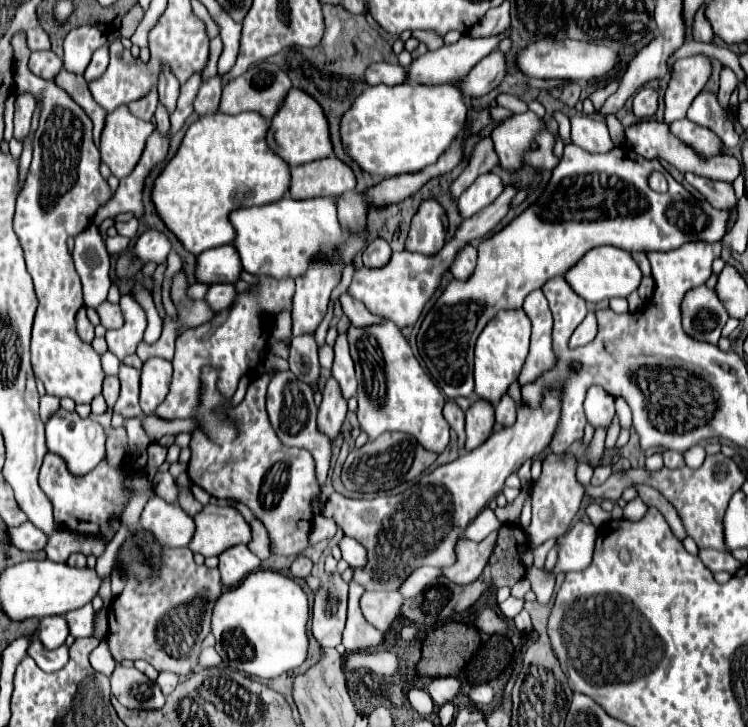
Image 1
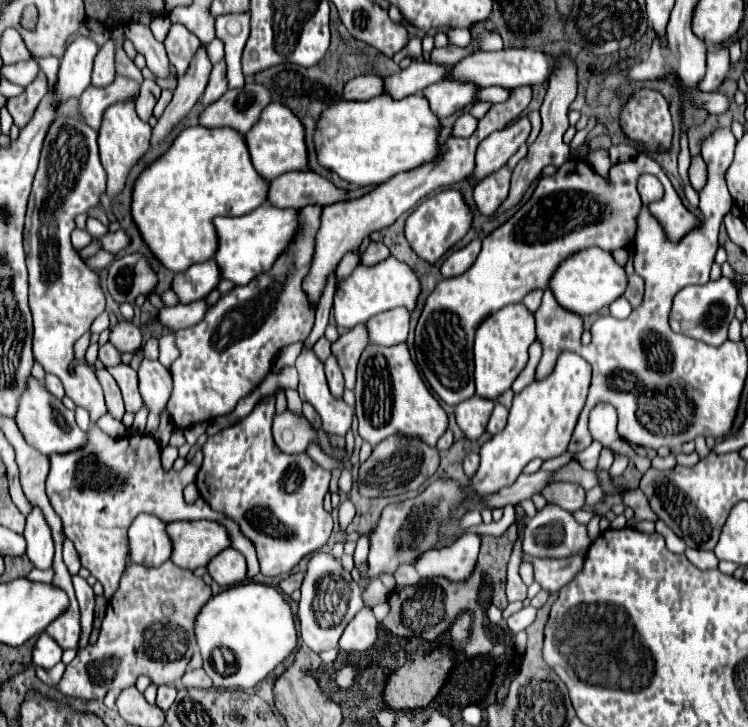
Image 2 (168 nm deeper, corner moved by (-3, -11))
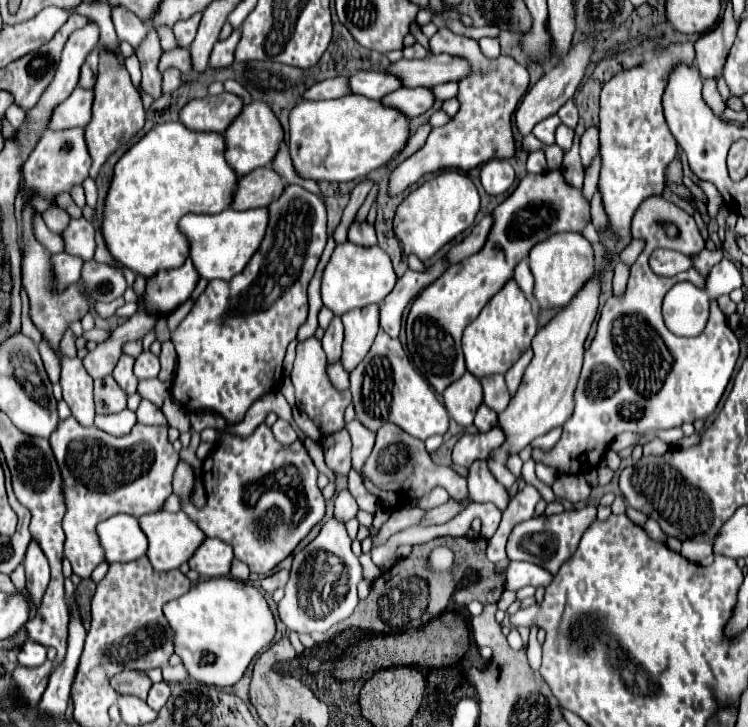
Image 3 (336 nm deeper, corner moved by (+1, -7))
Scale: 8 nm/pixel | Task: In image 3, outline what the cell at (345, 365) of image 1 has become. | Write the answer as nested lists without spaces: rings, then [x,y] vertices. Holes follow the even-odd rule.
[[[378,304],[368,308],[356,308],[342,316],[344,322],[344,346],[342,346],[342,364],[350,372],[360,360],[368,354],[374,336],[378,332]]]

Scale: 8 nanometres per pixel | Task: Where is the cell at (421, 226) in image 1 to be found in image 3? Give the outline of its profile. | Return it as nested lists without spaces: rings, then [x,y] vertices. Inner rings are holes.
[[[442,172],[416,190],[412,190],[398,206],[394,216],[394,232],[404,242],[404,252],[416,254],[422,262],[432,258],[444,244],[474,224],[480,210],[480,196],[474,182],[464,172]]]

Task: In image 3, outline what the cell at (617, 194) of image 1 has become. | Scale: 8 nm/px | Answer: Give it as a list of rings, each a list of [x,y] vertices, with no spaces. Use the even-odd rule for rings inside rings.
[[[550,170],[546,174],[526,174],[516,186],[516,190],[494,210],[494,226],[484,248],[464,258],[462,262],[452,264],[436,282],[432,282],[430,286],[422,290],[422,294],[412,302],[412,308],[406,320],[406,338],[408,338],[406,346],[418,372],[432,384],[432,388],[438,394],[442,394],[446,386],[450,386],[464,374],[466,366],[464,366],[464,354],[462,354],[462,342],[460,342],[462,332],[480,314],[484,304],[506,284],[516,264],[528,256],[534,244],[546,240],[548,234],[580,232],[588,220],[590,220],[590,204],[582,198],[580,190],[566,186],[560,170]]]

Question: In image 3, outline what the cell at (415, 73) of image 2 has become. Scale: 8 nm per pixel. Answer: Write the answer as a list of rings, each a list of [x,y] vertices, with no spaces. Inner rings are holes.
[[[358,72],[348,78],[348,84],[352,88],[352,94],[366,96],[370,100],[380,100],[386,94],[400,88],[400,80],[386,72]]]

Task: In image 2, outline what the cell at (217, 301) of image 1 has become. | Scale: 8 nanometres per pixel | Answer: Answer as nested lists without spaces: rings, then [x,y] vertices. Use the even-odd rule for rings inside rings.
[[[196,300],[192,304],[178,304],[178,306],[172,306],[172,308],[162,308],[160,314],[158,314],[158,320],[168,330],[190,328],[190,326],[196,326],[200,320],[204,320],[206,310],[208,310],[208,302]]]

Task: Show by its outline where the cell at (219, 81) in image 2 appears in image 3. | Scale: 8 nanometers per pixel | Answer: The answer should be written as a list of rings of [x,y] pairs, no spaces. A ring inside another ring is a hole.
[[[240,28],[234,30],[226,40],[218,40],[212,54],[210,54],[210,66],[220,68],[220,66],[230,66],[234,60],[234,50],[240,40]]]

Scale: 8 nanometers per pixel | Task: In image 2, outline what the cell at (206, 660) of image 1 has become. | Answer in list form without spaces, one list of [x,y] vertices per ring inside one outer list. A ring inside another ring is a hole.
[[[202,668],[186,672],[186,674],[184,674],[184,678],[182,678],[182,684],[184,684],[187,688],[195,687],[207,689],[213,687],[211,678]]]

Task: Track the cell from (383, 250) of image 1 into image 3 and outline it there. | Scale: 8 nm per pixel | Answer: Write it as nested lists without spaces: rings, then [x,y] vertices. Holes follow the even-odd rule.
[[[354,220],[348,228],[348,240],[354,244],[360,244],[360,246],[376,246],[378,238],[376,238],[372,224],[368,224],[366,220],[364,222]]]

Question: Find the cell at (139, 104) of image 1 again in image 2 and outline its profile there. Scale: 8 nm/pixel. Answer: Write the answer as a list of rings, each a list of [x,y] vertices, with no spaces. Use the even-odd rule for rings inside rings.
[[[144,80],[140,88],[140,96],[136,100],[136,112],[140,120],[148,122],[152,118],[152,108],[160,98],[160,86],[154,80]]]

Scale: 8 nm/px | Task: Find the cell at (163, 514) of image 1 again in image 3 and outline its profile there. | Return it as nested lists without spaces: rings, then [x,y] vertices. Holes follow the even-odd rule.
[[[116,514],[102,520],[96,534],[100,536],[100,546],[104,548],[108,564],[138,560],[148,550],[148,540],[144,532],[140,532],[138,520],[130,514]]]

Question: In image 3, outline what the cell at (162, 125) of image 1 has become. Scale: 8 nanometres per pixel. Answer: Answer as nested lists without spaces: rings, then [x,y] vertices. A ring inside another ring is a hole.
[[[168,68],[168,70],[164,70],[164,84],[162,84],[162,90],[164,90],[164,92],[176,90],[176,88],[182,84],[180,76],[182,76],[182,72],[180,72],[178,68]]]

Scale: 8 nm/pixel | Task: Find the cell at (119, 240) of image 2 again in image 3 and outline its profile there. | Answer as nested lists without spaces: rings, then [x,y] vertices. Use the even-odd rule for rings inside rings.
[[[70,218],[68,226],[62,232],[64,252],[78,256],[82,260],[92,260],[96,242],[94,242],[94,228],[86,218]]]

